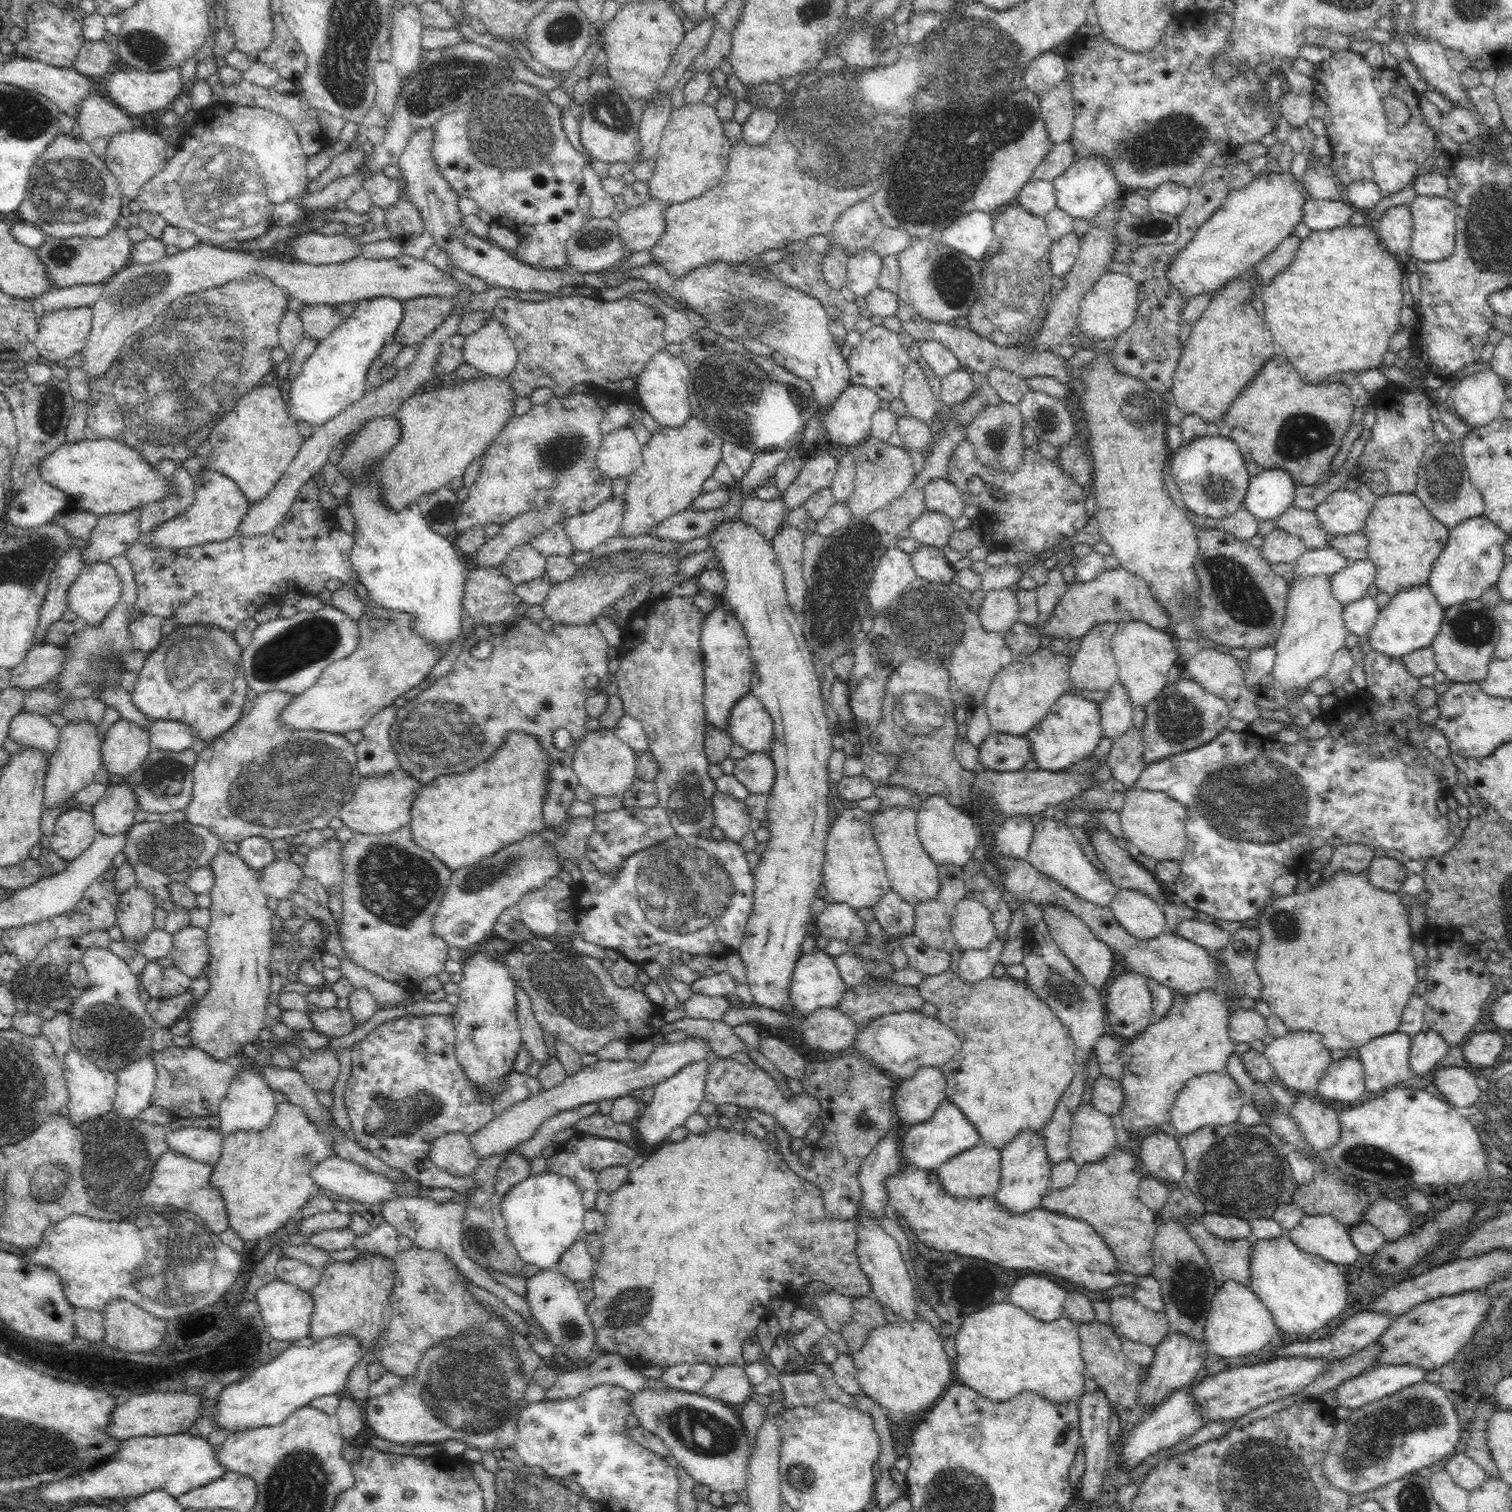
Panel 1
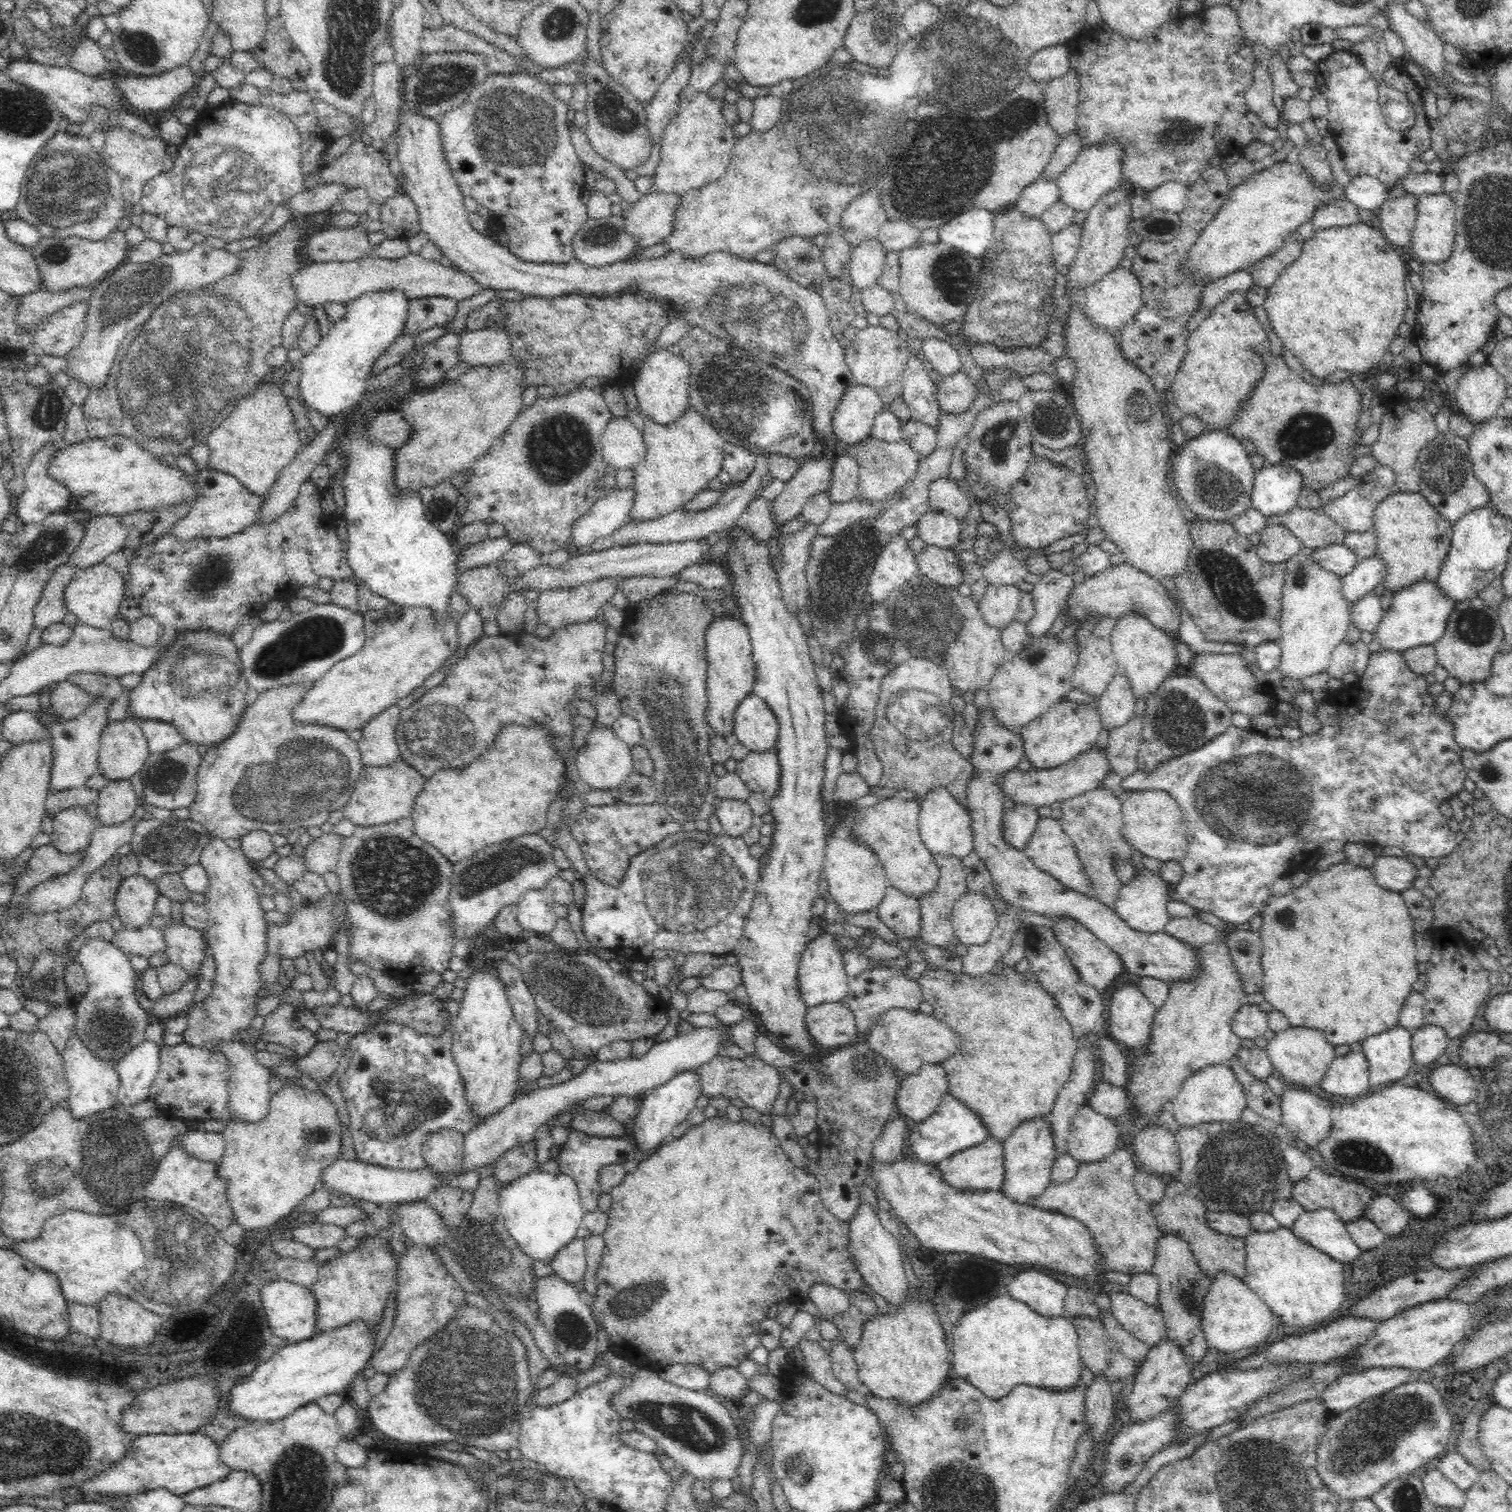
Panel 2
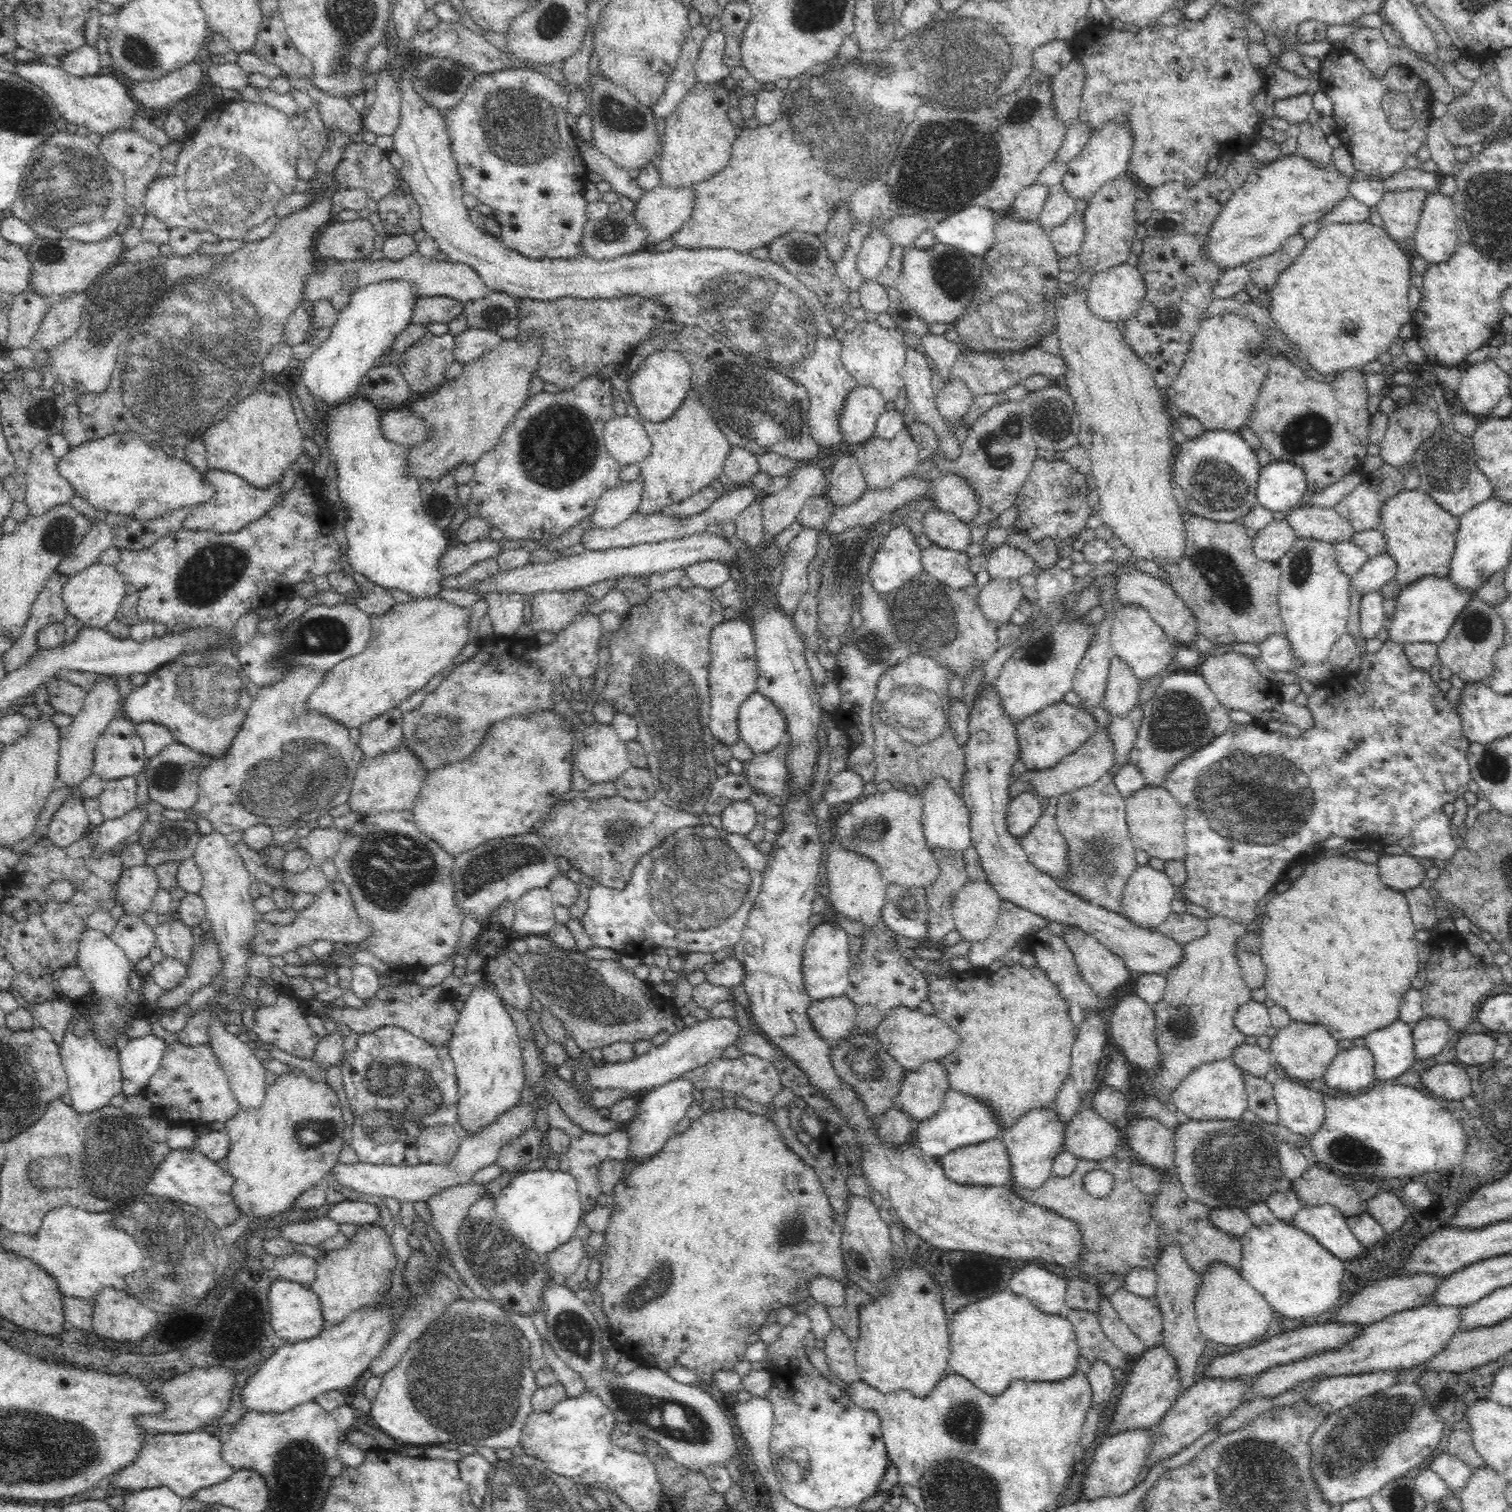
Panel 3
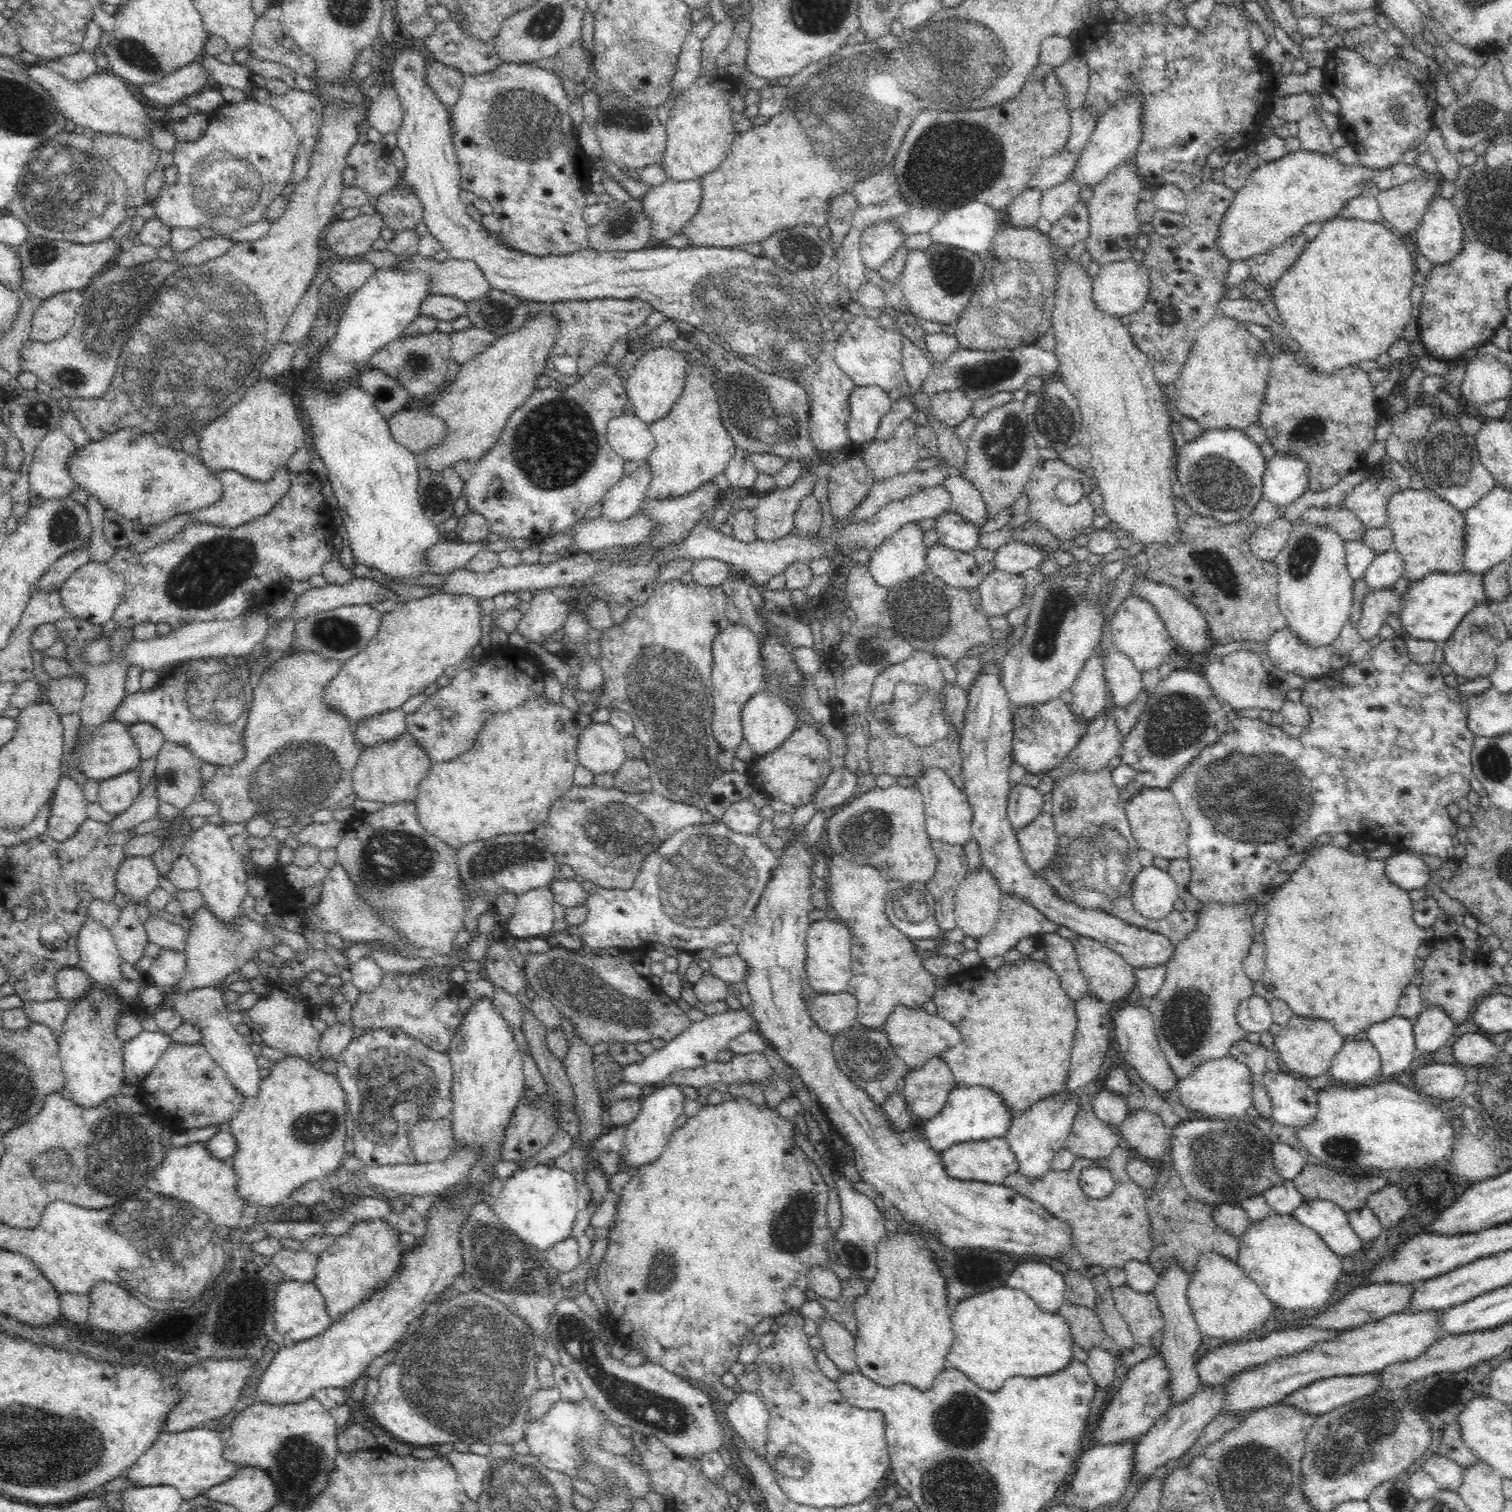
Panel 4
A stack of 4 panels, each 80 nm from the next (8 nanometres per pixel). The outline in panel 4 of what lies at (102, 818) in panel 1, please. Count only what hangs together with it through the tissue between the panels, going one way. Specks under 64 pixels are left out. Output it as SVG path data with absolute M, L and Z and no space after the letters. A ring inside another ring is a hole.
M136 766L134 770L100 781L97 802L104 812L120 814L132 806L140 792L139 774L140 771Z

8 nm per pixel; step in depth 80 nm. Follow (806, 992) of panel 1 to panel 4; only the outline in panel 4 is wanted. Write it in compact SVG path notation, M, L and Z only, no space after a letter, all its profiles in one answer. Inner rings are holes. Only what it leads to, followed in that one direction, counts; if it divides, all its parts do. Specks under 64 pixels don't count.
M827 917L812 921L807 930L807 953L805 967L809 988L815 994L836 994L844 992L850 980L852 937L846 925L832 921Z

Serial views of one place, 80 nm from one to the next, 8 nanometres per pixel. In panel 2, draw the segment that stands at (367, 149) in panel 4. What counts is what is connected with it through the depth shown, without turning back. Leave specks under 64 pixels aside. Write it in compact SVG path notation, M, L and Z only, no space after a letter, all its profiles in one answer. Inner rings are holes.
M358 137L347 140L346 150L337 157L330 165L322 166L318 171L318 184L338 183L348 188L360 187L366 190L371 202L384 204L388 198L396 195L399 177L392 175L389 170L389 162L382 157L382 152L366 145Z

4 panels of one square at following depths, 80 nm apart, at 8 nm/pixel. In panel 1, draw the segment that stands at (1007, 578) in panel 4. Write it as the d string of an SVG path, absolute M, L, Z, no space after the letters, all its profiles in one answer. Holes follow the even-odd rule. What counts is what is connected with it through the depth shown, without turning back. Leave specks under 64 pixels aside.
M1016 588L994 590L984 595L979 620L986 632L1004 634L1021 614Z

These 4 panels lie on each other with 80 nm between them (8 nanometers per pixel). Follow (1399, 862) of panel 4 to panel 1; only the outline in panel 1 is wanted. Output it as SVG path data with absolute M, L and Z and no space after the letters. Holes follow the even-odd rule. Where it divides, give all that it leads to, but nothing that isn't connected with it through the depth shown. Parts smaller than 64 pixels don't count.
M1386 856L1374 857L1366 871L1368 880L1374 888L1394 893L1400 893L1405 874L1410 874L1404 863L1400 865L1396 859Z

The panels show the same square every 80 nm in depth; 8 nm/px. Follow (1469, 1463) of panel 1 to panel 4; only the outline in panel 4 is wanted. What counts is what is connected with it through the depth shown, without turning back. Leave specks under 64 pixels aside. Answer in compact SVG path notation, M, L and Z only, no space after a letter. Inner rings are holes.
M1438 1453L1432 1455L1423 1466L1424 1471L1438 1483L1438 1487L1453 1493L1457 1492L1462 1482L1462 1468L1454 1460Z

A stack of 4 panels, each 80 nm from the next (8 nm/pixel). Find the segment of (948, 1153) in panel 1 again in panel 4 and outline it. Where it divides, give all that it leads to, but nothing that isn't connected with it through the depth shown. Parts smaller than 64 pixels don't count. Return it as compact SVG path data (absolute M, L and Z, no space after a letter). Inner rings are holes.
M958 1085L948 1095L940 1113L924 1124L922 1134L932 1150L942 1153L956 1142L1004 1137L1013 1118L1013 1114L1006 1107L1006 1102L1003 1102L994 1091L982 1086Z

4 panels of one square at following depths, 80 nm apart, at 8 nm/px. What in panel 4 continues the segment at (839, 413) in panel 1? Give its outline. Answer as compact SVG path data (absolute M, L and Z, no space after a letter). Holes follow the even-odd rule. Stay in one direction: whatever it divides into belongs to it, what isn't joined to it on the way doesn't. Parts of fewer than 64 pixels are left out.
M879 386L856 387L849 398L848 436L851 442L874 440L882 416L890 410L888 393Z

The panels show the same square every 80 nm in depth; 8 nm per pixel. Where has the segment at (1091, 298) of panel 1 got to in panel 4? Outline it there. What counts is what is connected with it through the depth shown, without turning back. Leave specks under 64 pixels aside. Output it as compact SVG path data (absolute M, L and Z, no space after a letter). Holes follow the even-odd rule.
M1134 259L1122 262L1110 262L1101 265L1099 272L1092 281L1092 298L1095 307L1102 312L1107 312L1116 318L1128 316L1142 308L1150 290L1150 279L1145 266Z

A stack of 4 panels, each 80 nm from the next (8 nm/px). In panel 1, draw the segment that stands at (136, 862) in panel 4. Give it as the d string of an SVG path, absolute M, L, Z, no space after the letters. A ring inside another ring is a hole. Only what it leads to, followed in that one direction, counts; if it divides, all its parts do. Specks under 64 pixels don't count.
M137 883L119 895L116 906L117 924L126 942L140 942L150 930L154 930L153 898L145 888L138 888Z

